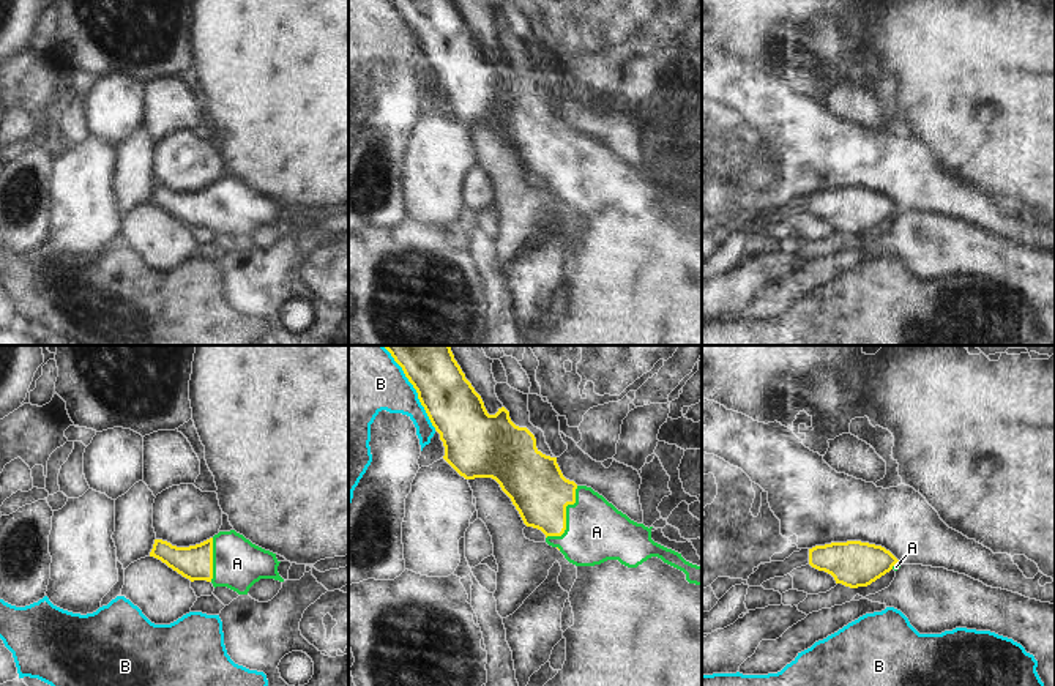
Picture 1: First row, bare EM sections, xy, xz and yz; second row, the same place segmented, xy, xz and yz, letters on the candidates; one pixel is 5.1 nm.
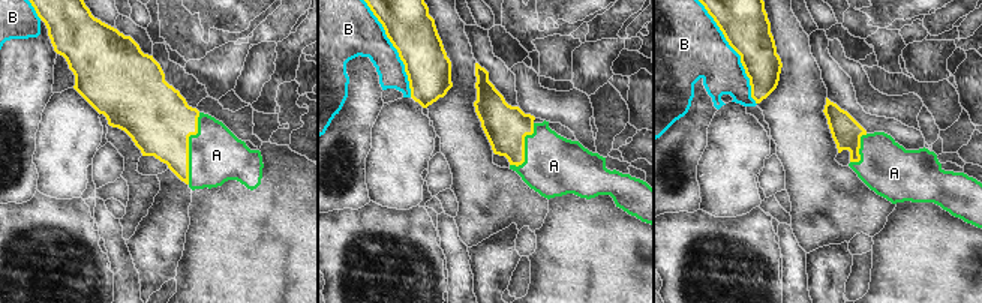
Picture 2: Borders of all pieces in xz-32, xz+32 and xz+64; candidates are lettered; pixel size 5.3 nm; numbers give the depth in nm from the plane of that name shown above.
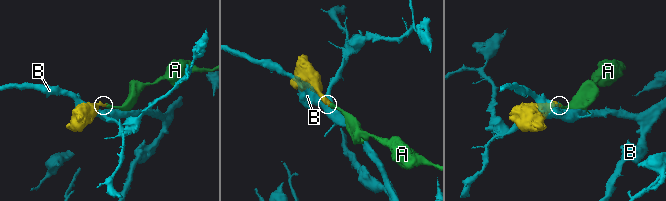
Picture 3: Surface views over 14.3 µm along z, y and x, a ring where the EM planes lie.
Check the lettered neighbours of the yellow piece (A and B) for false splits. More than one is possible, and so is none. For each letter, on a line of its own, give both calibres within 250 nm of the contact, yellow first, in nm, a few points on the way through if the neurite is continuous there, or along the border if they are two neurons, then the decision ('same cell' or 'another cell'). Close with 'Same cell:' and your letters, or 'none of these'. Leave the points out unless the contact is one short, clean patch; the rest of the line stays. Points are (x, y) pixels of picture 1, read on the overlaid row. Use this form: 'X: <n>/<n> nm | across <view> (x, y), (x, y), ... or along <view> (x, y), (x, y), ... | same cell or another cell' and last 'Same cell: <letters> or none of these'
A: 300/300 nm | same cell
B: 300/340 nm | another cell
Same cell: A

